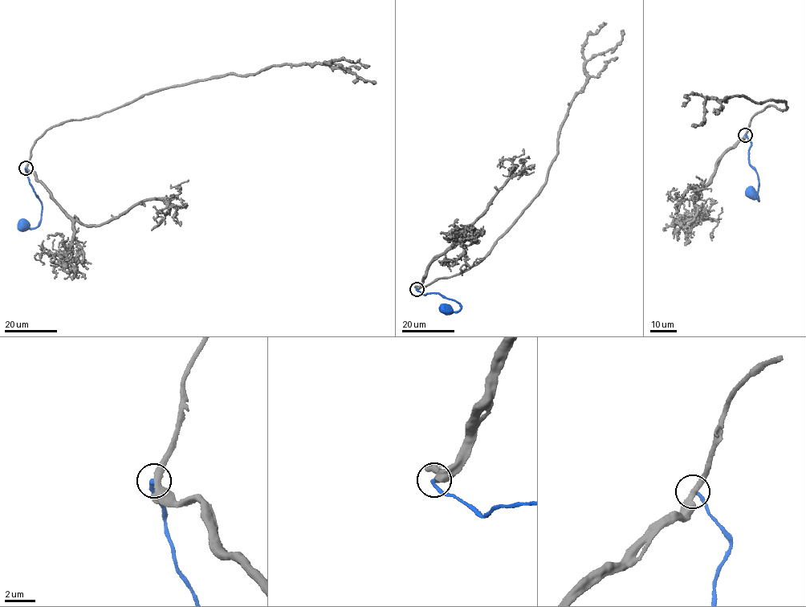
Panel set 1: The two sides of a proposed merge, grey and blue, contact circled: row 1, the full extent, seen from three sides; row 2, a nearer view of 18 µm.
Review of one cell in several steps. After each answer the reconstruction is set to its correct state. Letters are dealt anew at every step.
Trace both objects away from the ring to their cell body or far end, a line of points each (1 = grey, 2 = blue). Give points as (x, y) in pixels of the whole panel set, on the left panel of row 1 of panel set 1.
1: (26, 168), (36, 140), (53, 127), (189, 83), (227, 74), (246, 76), (274, 66), (323, 63), (376, 83)
2: (26, 168), (30, 184), (42, 206), (38, 226), (28, 229), (25, 225)

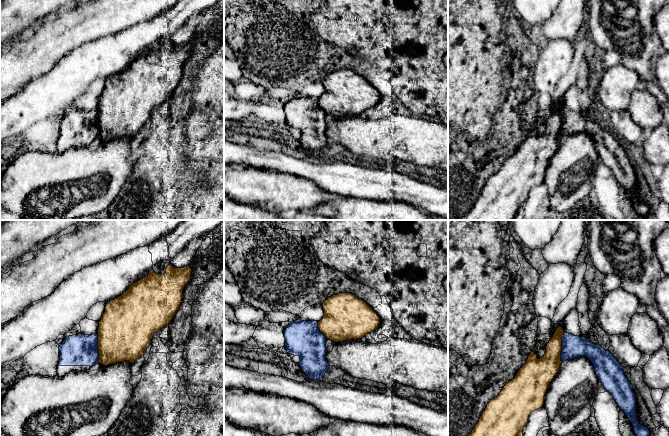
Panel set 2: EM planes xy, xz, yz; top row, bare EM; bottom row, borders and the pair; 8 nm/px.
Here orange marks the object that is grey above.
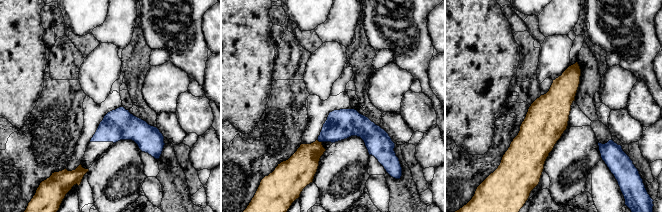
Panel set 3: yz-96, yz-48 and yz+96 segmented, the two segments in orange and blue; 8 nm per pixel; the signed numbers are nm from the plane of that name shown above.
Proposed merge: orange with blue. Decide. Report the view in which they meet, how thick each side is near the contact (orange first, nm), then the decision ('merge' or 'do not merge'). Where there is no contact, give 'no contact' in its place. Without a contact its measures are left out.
meets orange in yz; 200 nm thick on the orange side, 180 nm on the other; merge

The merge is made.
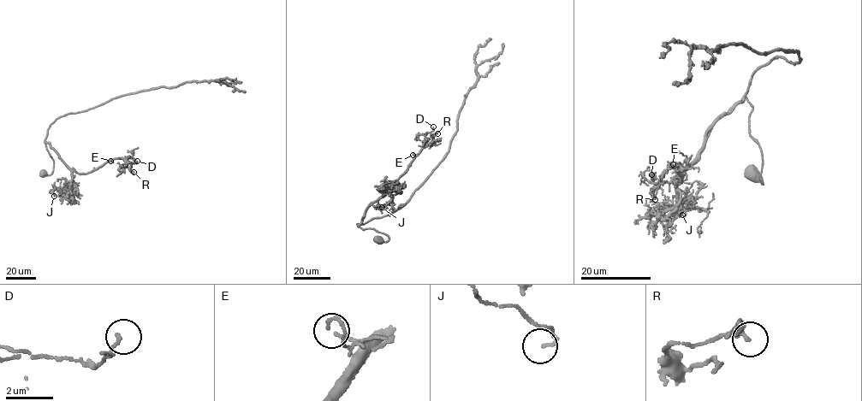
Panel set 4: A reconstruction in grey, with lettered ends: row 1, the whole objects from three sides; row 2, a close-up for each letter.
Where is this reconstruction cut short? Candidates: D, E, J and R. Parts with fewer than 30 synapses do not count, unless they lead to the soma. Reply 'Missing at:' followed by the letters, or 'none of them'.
Missing at: none of them

